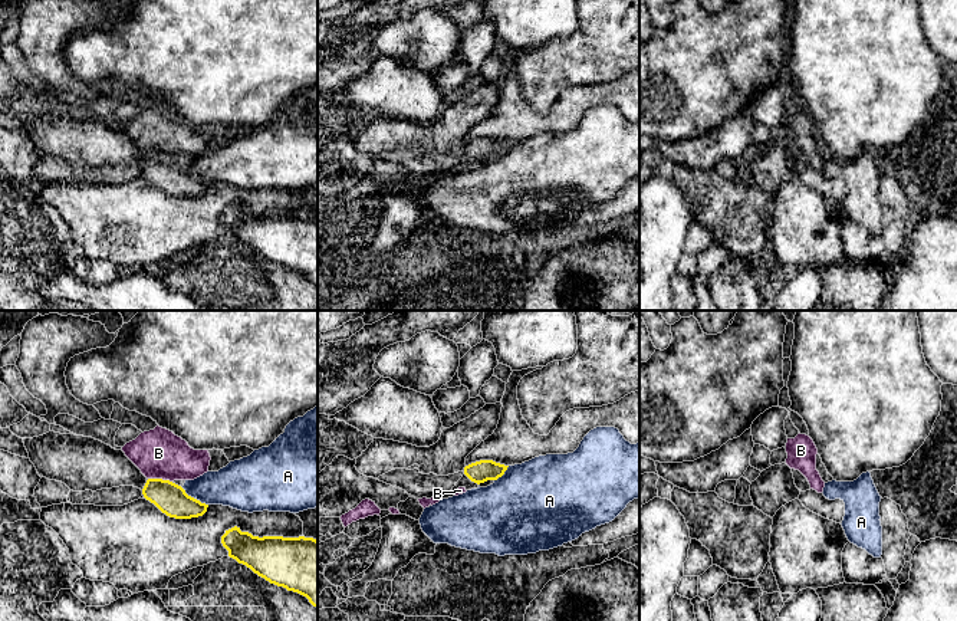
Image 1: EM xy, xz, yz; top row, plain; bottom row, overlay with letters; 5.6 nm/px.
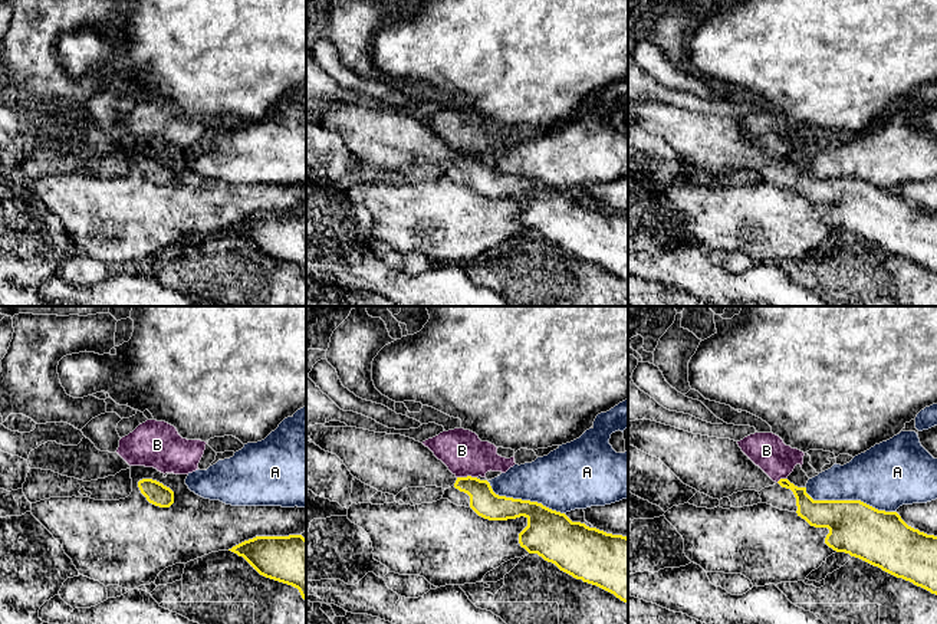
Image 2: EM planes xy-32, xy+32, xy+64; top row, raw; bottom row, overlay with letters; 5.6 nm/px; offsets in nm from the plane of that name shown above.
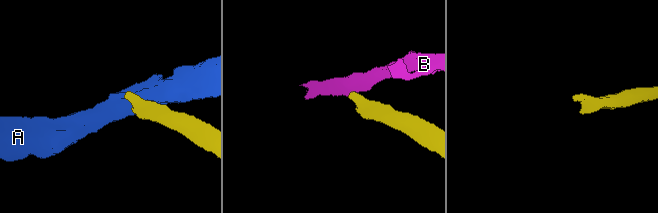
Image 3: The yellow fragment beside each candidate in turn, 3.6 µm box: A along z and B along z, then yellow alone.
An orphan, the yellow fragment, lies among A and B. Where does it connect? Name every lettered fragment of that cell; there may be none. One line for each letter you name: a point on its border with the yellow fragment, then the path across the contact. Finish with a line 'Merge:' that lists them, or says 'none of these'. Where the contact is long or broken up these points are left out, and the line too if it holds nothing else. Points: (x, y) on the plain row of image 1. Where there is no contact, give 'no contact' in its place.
Merge: none of these

